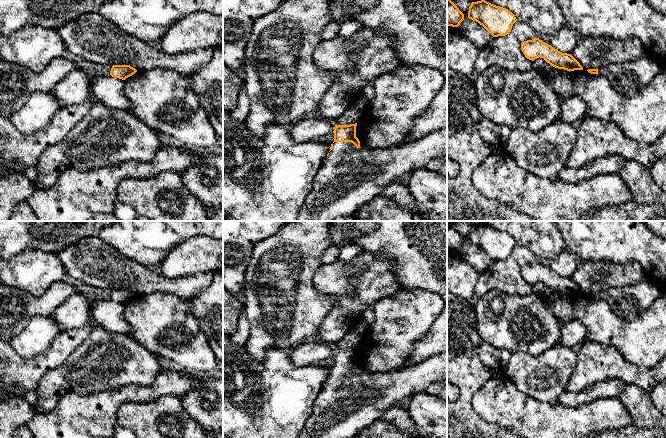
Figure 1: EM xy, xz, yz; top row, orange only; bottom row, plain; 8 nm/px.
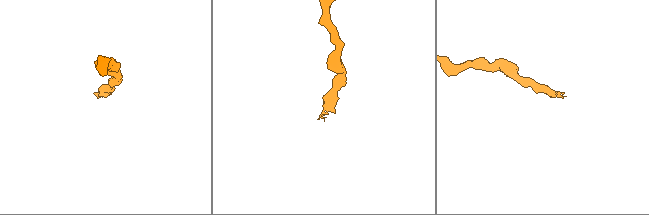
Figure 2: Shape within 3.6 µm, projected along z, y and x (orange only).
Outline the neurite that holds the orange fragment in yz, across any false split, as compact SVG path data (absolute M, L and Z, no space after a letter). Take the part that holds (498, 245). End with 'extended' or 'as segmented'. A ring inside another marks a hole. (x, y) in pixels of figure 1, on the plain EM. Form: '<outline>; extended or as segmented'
M485 224L471 227L468 242L482 249L493 261L507 259L517 245L508 233Z; as segmented

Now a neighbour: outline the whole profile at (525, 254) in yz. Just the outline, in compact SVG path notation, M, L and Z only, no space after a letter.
M516 245L507 259L493 261L485 271L479 274L471 301L475 303L493 289L511 295L532 293L533 285L525 281L521 274L521 267L534 262L539 262L562 277L571 278L578 267L579 259L567 249L563 250L556 259L539 258L529 249Z

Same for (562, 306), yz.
M559 293L558 297L552 302L553 311L561 323L566 323L573 319L573 307L570 296Z

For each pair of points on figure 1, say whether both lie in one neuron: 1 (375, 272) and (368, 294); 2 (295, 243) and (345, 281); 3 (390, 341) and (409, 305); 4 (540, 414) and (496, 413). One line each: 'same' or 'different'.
1: same
2: different
3: same
4: same

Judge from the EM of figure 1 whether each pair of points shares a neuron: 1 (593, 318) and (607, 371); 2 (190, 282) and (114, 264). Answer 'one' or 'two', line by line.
1: two
2: one

